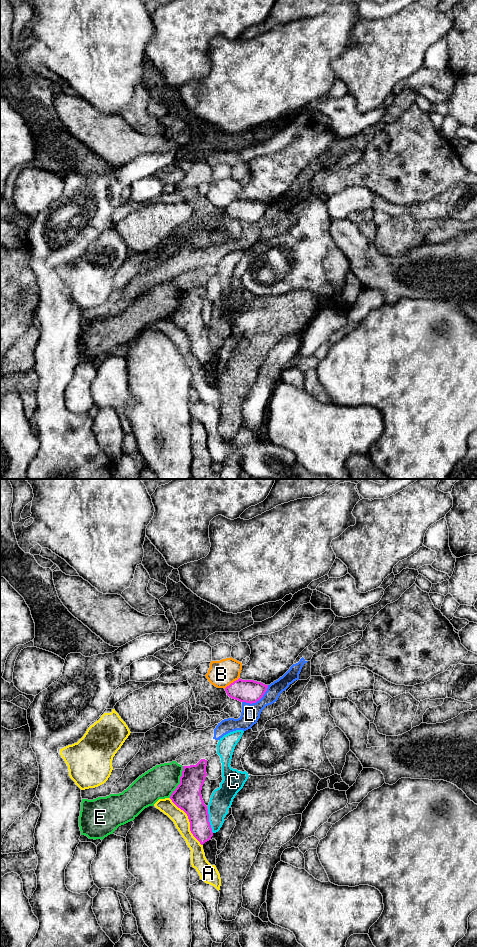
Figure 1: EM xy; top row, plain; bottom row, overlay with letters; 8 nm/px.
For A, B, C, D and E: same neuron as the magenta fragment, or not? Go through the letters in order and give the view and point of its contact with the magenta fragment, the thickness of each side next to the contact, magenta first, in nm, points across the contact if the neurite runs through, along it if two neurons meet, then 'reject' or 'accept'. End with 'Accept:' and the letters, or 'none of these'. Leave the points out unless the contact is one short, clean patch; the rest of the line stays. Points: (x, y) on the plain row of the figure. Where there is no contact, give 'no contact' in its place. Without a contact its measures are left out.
A: meets magenta in xy at (189, 341); 220 nm thick on the magenta side, 120 nm on the other; reject
B: meets magenta in xy at (231, 203); 190 nm thick on the magenta side, 220 nm on the other; border along xy (239, 198), (224, 208); reject
C: meets magenta in xy at (208, 341); 220 nm thick on the magenta side, 180 nm on the other; reject
D: meets magenta in xy at (257, 220); 190 nm thick on the magenta side, 150 nm on the other; reject
E: meets magenta in xy at (180, 302); 220 nm thick on the magenta side, 260 nm on the other; reject
Accept: none of these

